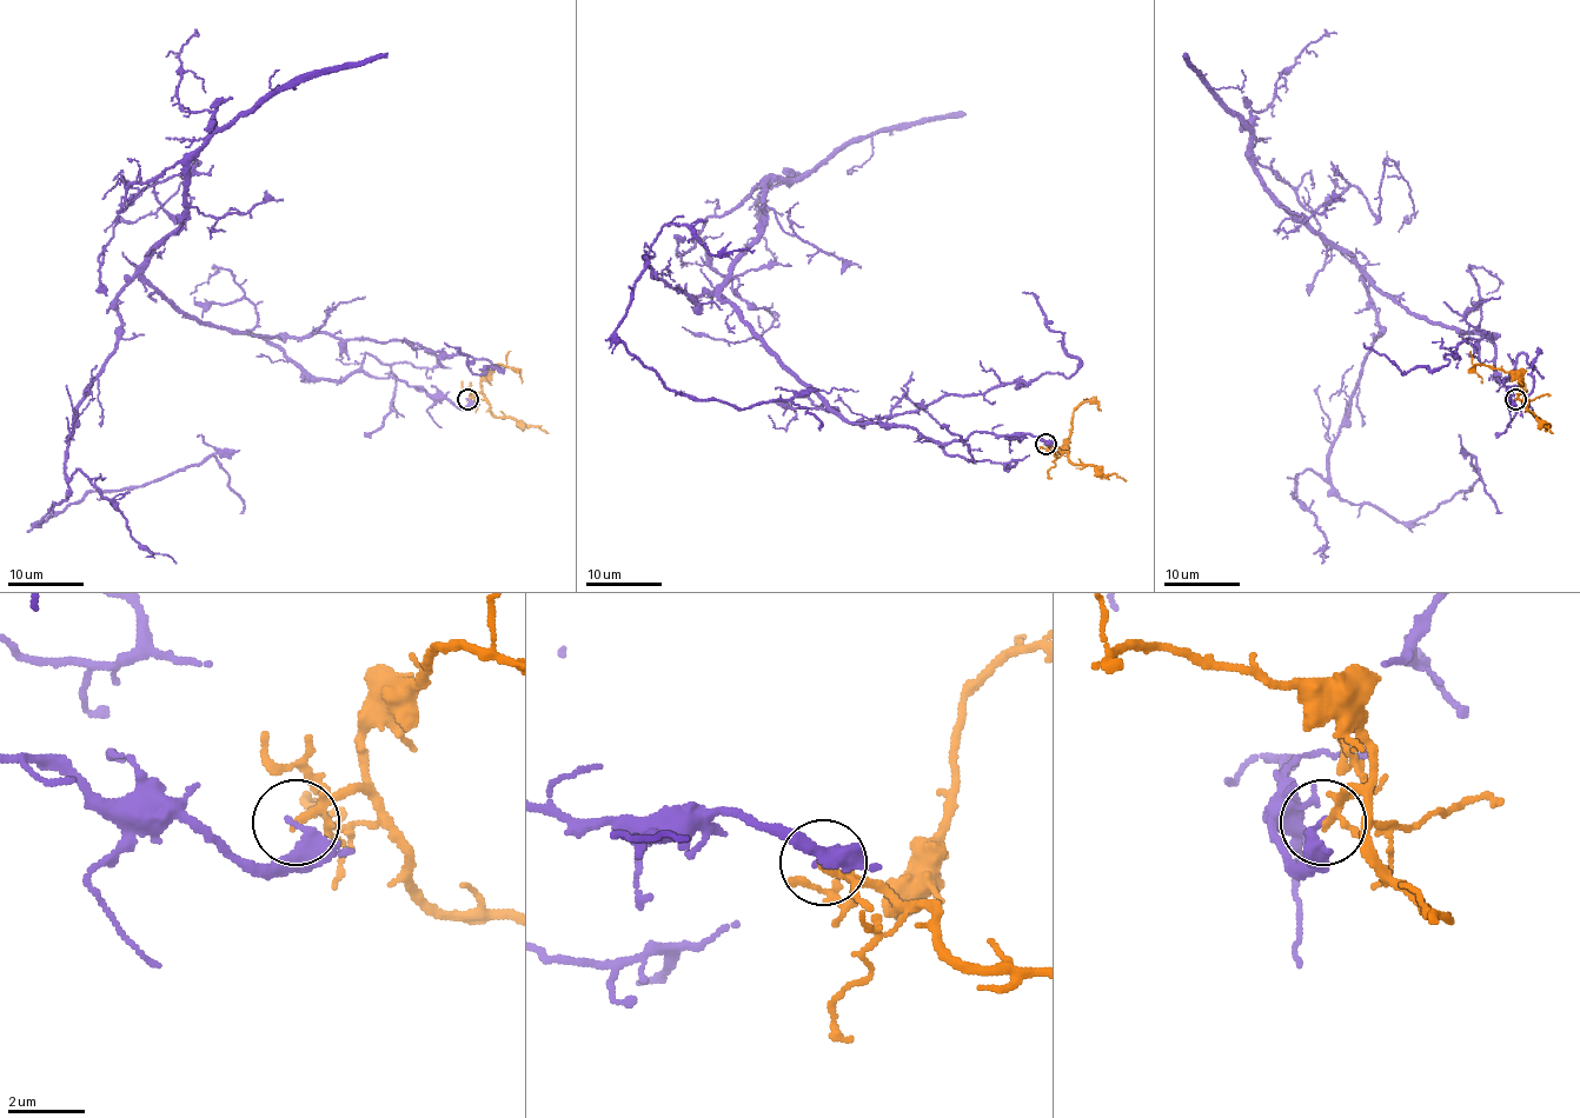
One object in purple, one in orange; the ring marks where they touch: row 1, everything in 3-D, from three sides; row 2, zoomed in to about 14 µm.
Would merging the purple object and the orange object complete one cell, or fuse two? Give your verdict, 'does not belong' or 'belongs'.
does not belong

